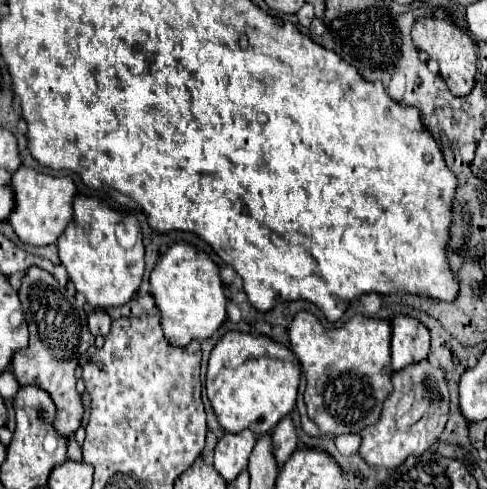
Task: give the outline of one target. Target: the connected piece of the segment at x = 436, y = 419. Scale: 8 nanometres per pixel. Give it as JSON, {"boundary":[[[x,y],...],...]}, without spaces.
{"boundary":[[[429,361],[415,363],[399,373],[393,373],[393,393],[383,405],[383,413],[377,423],[361,431],[363,443],[359,455],[375,467],[395,469],[407,457],[421,457],[443,433],[449,419],[449,389],[443,371]]]}

